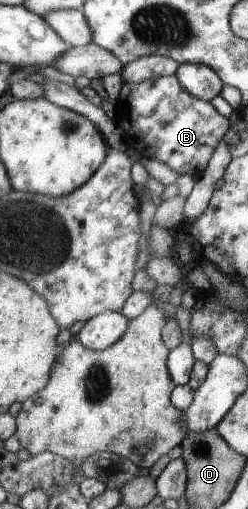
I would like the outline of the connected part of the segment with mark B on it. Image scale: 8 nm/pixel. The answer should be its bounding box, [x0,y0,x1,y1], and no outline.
[114,74,229,180]

